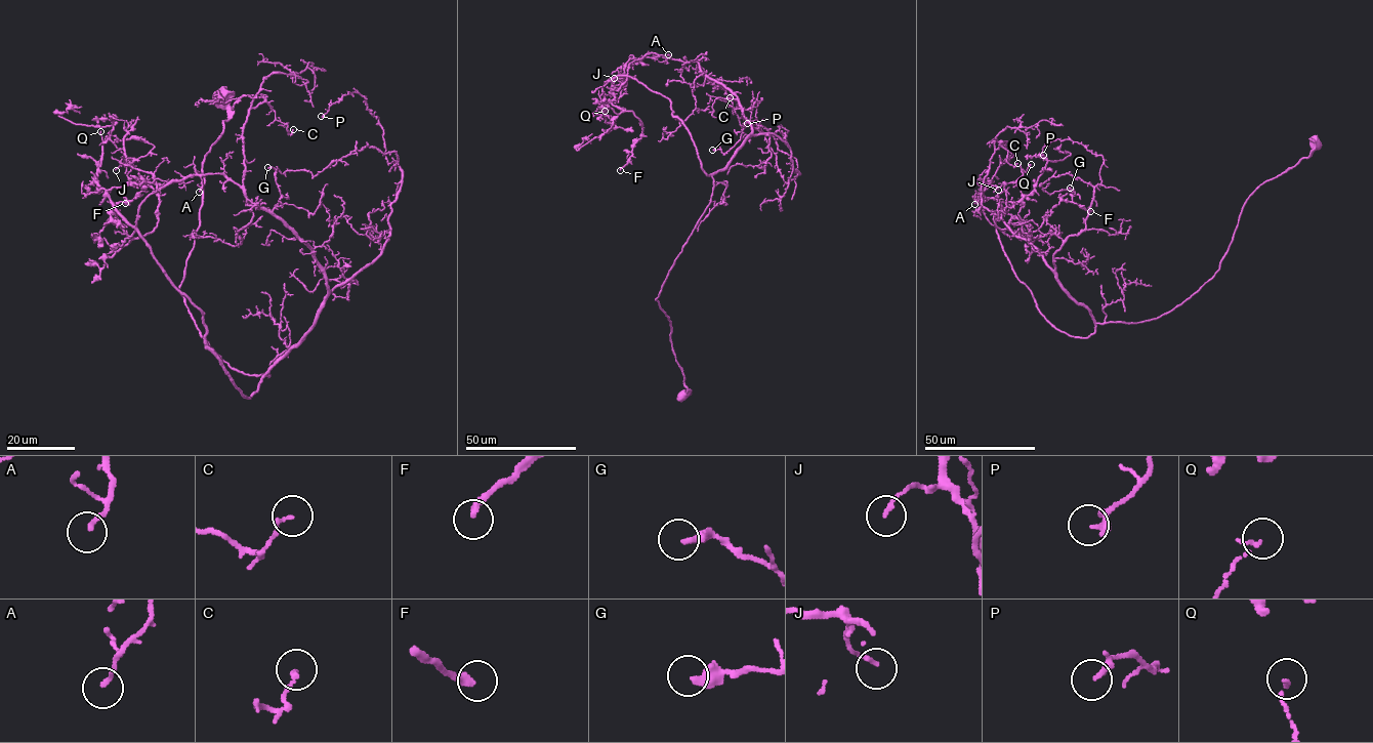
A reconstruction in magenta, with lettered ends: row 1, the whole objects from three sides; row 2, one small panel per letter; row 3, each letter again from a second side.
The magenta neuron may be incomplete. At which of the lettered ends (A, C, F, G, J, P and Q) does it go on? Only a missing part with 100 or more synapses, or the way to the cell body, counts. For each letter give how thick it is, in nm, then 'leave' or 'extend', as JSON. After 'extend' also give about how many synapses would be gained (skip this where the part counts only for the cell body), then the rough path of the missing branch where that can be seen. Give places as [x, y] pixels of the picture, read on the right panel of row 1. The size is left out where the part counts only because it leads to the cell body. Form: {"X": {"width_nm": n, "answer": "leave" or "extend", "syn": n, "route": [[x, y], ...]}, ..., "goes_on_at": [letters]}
{"A": {"width_nm": 160, "answer": "leave"}, "C": {"width_nm": 120, "answer": "leave"}, "F": {"width_nm": 260, "answer": "leave"}, "G": {"width_nm": 360, "answer": "leave"}, "J": {"width_nm": 130, "answer": "leave"}, "P": {"width_nm": 170, "answer": "leave"}, "Q": {"width_nm": 130, "answer": "leave"}, "goes_on_at": []}

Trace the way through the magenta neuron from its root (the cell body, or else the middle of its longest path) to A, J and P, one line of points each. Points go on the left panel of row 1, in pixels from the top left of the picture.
A: (219, 95), (179, 293), (223, 361), (268, 376), (317, 319), (325, 270), (223, 174), (199, 192)
J: (219, 95), (179, 293), (223, 361), (268, 375), (248, 398), (111, 199), (131, 162), (116, 170)
P: (219, 95), (179, 293), (248, 375), (389, 235), (402, 168), (378, 118), (348, 91), (321, 116)

